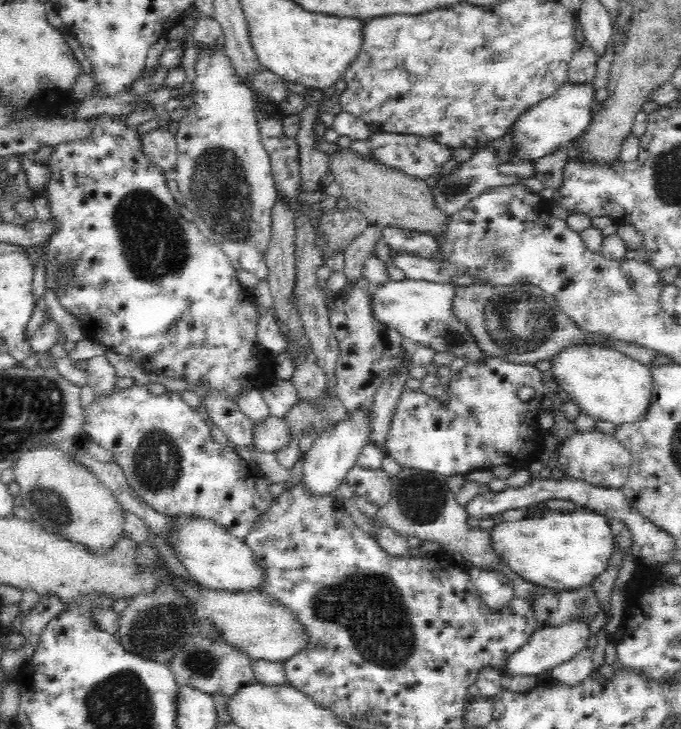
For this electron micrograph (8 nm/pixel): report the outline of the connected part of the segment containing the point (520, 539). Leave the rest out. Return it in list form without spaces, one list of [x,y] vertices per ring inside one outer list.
[[[576,508],[571,512],[550,510],[538,520],[523,518],[517,521],[503,521],[498,519],[497,525],[490,531],[490,537],[492,537],[495,553],[516,574],[540,587],[561,593],[590,588],[598,574],[606,570],[608,560],[614,552],[614,542],[616,542],[614,535],[612,535],[612,529],[610,529],[608,516],[583,508]]]

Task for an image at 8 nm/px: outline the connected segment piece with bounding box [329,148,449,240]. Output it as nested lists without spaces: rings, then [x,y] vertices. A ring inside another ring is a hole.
[[[340,149],[329,154],[331,161],[329,170],[335,182],[341,188],[341,196],[346,198],[348,206],[366,215],[370,224],[378,228],[396,227],[402,230],[414,230],[440,238],[442,228],[448,224],[448,215],[437,208],[434,195],[426,181],[414,180],[412,177],[385,168],[378,164],[370,155],[364,156],[352,149]]]

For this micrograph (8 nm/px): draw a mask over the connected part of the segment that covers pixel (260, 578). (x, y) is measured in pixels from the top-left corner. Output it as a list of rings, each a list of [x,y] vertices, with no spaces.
[[[186,516],[175,517],[175,520],[177,520],[178,532],[174,534],[169,544],[192,575],[193,580],[199,582],[202,587],[226,593],[265,590],[265,582],[269,581],[268,574],[265,574],[265,567],[260,565],[253,550],[244,540],[230,535],[223,528],[216,526],[214,521]]]

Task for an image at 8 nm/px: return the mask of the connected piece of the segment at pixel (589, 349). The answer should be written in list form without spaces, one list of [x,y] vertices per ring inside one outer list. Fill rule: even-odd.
[[[572,345],[561,350],[550,362],[553,384],[566,391],[572,402],[580,407],[580,411],[589,414],[596,419],[596,422],[610,422],[615,426],[620,426],[637,425],[646,420],[655,395],[653,371],[650,370],[650,364],[638,362],[602,345]]]

